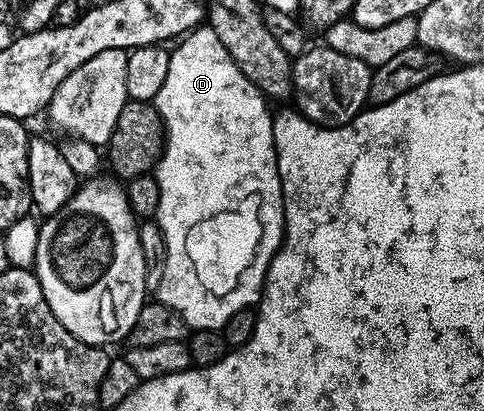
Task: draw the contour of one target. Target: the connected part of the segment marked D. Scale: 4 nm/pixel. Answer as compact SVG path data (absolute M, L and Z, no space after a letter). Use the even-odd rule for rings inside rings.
M194 27L177 45L169 56L171 69L167 69L167 81L163 81L163 89L159 89L155 100L167 136L165 150L155 168L161 194L155 222L165 234L167 265L155 295L159 302L179 313L186 328L221 331L231 316L252 308L260 300L269 263L283 242L285 200L281 198L273 115L266 96L229 58L223 41L215 37L210 27ZM223 205L221 215L209 221L211 225L215 223L215 229L207 233L205 217L211 217L215 207Z

